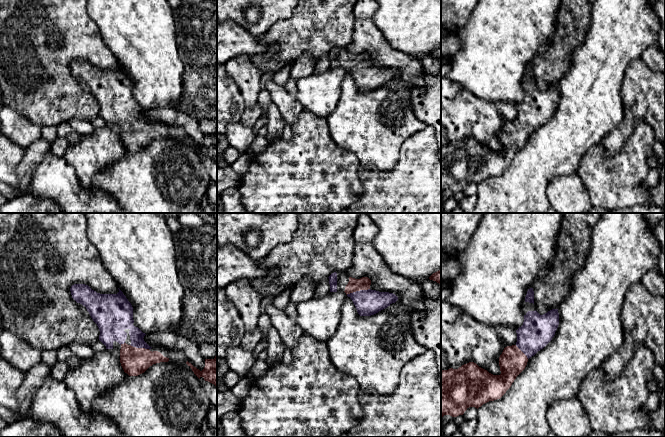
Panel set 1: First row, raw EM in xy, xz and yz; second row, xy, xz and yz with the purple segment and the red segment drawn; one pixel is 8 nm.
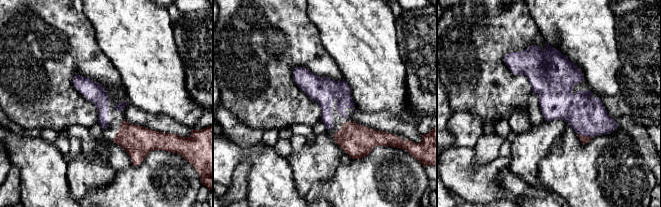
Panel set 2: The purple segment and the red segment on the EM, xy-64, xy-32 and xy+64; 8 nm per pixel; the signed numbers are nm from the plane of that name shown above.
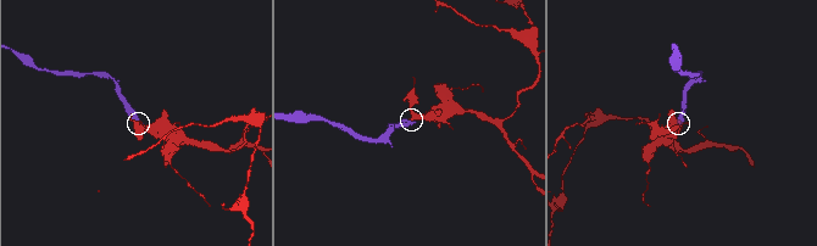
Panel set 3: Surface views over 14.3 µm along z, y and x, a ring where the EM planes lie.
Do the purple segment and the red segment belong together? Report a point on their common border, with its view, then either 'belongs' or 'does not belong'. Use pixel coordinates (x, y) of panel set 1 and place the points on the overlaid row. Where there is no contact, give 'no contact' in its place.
xz (357, 291) | belongs

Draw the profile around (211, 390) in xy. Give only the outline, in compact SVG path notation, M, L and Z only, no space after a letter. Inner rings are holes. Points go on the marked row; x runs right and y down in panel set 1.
M200 377L201 384L204 387L212 406L217 408L217 386L205 381L203 377Z

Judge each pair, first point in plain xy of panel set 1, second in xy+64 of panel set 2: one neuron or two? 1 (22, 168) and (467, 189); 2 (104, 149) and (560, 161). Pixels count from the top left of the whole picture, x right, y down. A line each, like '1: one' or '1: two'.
1: two
2: two

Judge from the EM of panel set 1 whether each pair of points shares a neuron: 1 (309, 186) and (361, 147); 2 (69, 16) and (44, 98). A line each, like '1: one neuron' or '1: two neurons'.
1: two neurons
2: one neuron

